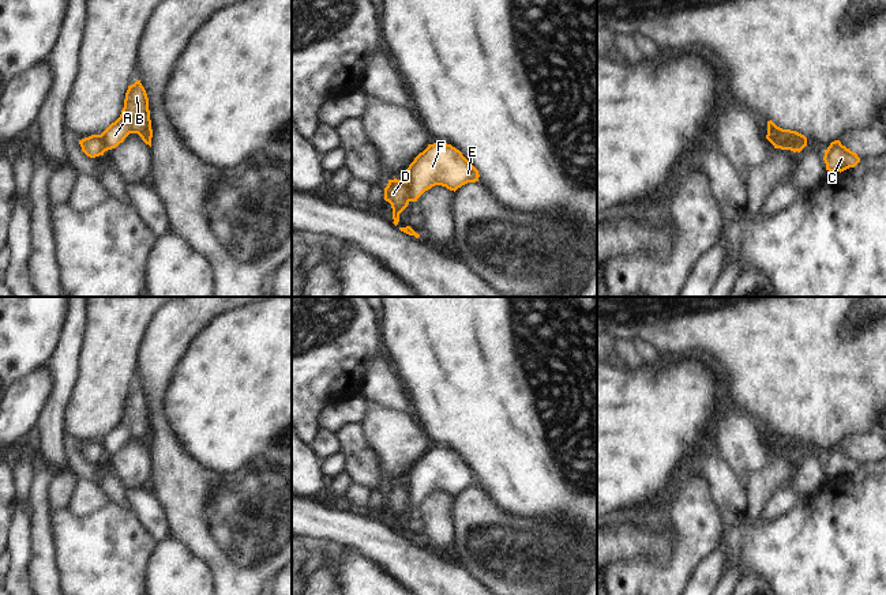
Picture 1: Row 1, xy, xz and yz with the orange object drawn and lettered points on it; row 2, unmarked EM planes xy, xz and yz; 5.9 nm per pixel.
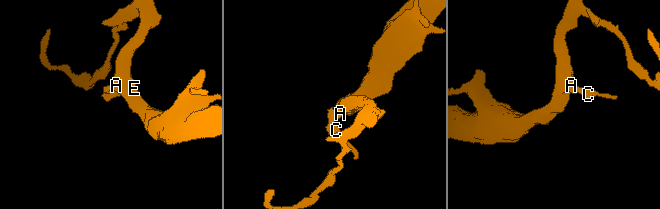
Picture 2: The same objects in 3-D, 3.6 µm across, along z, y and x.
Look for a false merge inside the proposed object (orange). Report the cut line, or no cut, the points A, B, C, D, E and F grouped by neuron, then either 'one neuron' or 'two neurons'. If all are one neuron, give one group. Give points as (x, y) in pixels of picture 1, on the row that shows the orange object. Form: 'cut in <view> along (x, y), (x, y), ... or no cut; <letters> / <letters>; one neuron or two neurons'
cut in xz along (404, 181), (409, 200); A B E F / C D; two neurons

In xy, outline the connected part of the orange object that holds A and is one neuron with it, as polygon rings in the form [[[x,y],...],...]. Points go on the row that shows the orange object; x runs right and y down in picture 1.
[[[140,80],[128,86],[120,117],[100,135],[104,151],[116,148],[129,133],[138,133],[151,147],[149,98]]]

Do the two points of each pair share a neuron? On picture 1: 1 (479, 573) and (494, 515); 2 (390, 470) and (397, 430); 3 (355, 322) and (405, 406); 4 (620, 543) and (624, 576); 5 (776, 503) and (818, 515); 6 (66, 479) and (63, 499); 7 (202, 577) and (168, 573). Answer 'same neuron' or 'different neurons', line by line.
1: same neuron
2: same neuron
3: different neurons
4: different neurons
5: different neurons
6: same neuron
7: same neuron

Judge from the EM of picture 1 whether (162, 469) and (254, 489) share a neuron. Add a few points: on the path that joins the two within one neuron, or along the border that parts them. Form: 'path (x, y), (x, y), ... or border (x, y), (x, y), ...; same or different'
path (186, 488), (231, 489); same

